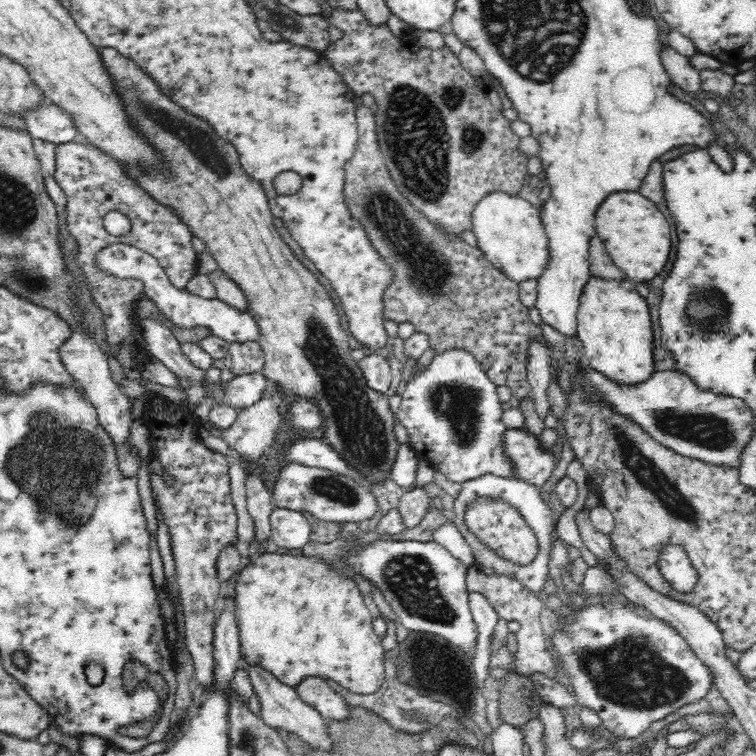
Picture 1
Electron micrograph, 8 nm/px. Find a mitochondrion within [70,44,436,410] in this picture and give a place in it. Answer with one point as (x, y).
(207, 152)

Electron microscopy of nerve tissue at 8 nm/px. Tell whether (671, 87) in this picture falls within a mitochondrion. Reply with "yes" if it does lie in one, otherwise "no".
no

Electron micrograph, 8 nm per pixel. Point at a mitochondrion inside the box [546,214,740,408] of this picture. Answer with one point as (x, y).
(706, 310)

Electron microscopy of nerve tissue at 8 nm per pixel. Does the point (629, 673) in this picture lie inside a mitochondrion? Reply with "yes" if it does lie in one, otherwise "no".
yes

